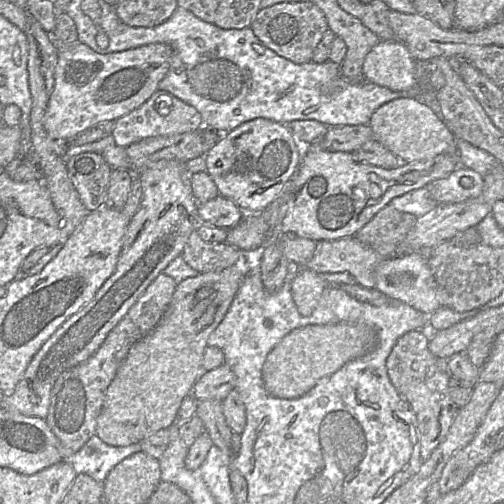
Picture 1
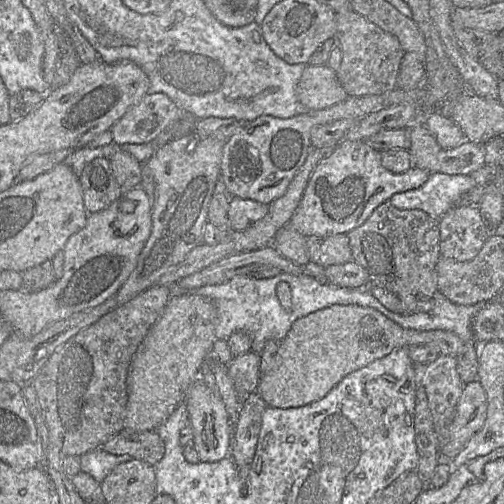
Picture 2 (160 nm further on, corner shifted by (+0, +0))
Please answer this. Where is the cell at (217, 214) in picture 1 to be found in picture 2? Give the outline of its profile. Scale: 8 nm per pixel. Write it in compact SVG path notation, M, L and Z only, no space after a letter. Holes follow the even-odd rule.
M233 196L228 208L229 227L235 231L244 230L262 219L268 210L269 204Z

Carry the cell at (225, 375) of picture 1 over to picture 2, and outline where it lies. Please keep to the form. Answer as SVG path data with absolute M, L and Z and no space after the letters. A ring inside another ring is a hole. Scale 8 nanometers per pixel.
M248 351L235 356L228 363L228 374L241 394L249 395L258 388L261 378L261 355Z

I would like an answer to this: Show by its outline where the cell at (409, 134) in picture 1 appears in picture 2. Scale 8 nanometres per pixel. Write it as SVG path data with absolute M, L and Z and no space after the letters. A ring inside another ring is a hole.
M426 125L410 128L410 154L415 166L432 172L471 175L486 165L485 144L468 140L461 145L444 149Z

